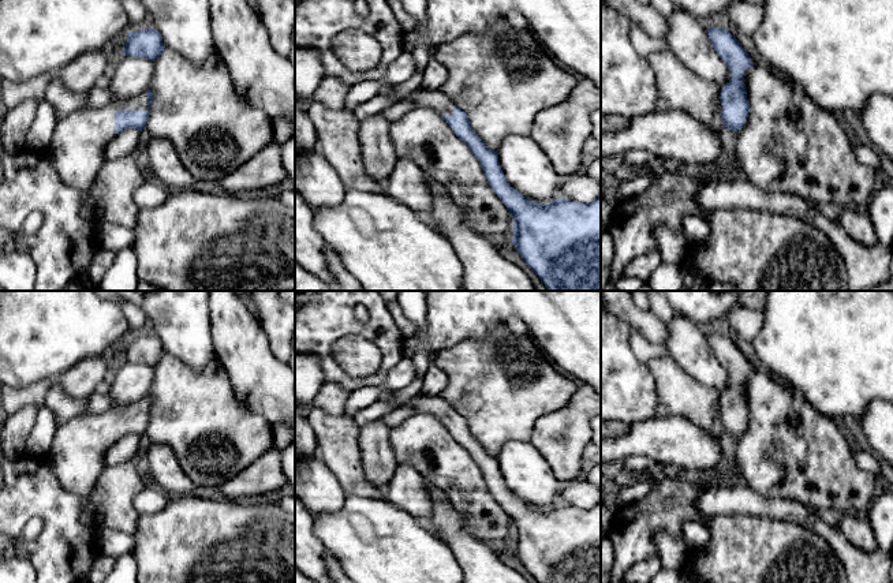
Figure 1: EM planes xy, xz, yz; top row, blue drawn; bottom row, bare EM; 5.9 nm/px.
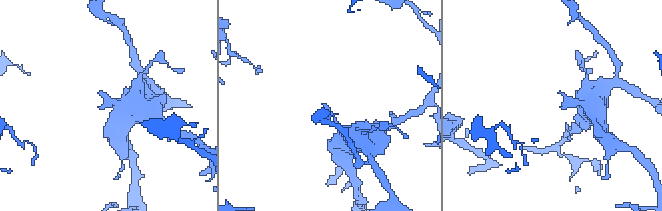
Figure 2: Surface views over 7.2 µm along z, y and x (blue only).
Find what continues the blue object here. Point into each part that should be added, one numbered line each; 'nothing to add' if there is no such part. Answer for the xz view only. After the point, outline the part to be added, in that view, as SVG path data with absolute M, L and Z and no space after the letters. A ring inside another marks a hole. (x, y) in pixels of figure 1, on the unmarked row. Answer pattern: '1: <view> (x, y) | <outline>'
1: xz (438, 407) | M416 396L404 404L410 404L415 414L418 412L431 414L442 422L453 419L455 410L442 397Z

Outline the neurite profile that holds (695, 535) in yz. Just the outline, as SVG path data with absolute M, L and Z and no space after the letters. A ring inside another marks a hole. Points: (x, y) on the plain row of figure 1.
M688 520L683 524L683 541L688 550L696 550L706 545L710 539L710 532L705 524Z

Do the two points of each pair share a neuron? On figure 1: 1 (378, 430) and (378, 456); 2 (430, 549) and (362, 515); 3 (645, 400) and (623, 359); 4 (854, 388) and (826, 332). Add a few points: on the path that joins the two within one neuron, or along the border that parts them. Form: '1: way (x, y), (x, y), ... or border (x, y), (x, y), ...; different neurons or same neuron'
1: way (378, 437), (378, 449); same neuron
2: way (414, 549), (396, 549), (378, 531); same neuron
3: way (635, 391), (623, 378), (623, 369); same neuron
4: way (841, 374), (840, 346); same neuron

